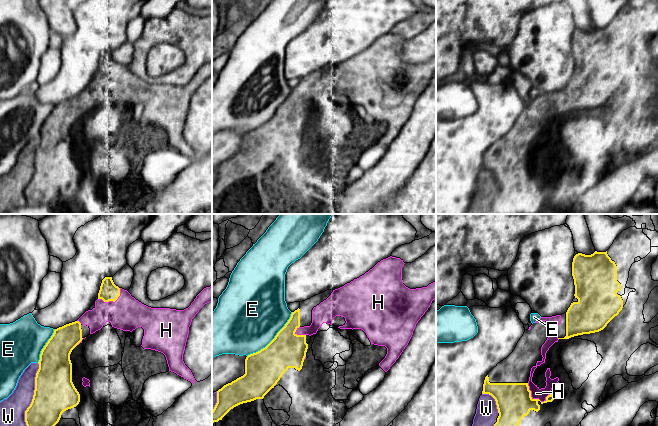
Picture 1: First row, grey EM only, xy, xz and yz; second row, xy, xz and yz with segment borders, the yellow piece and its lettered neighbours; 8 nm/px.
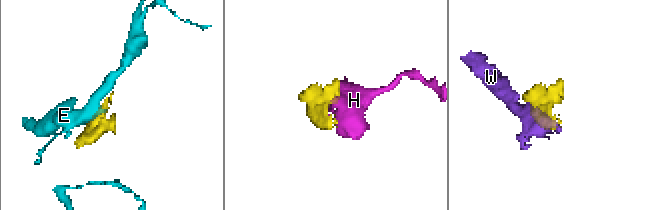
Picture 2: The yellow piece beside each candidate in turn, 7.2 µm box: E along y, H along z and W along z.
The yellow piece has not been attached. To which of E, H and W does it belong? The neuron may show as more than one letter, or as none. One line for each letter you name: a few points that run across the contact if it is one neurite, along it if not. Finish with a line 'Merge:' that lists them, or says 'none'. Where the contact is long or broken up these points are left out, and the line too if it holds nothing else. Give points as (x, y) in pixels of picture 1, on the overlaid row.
Merge: H

